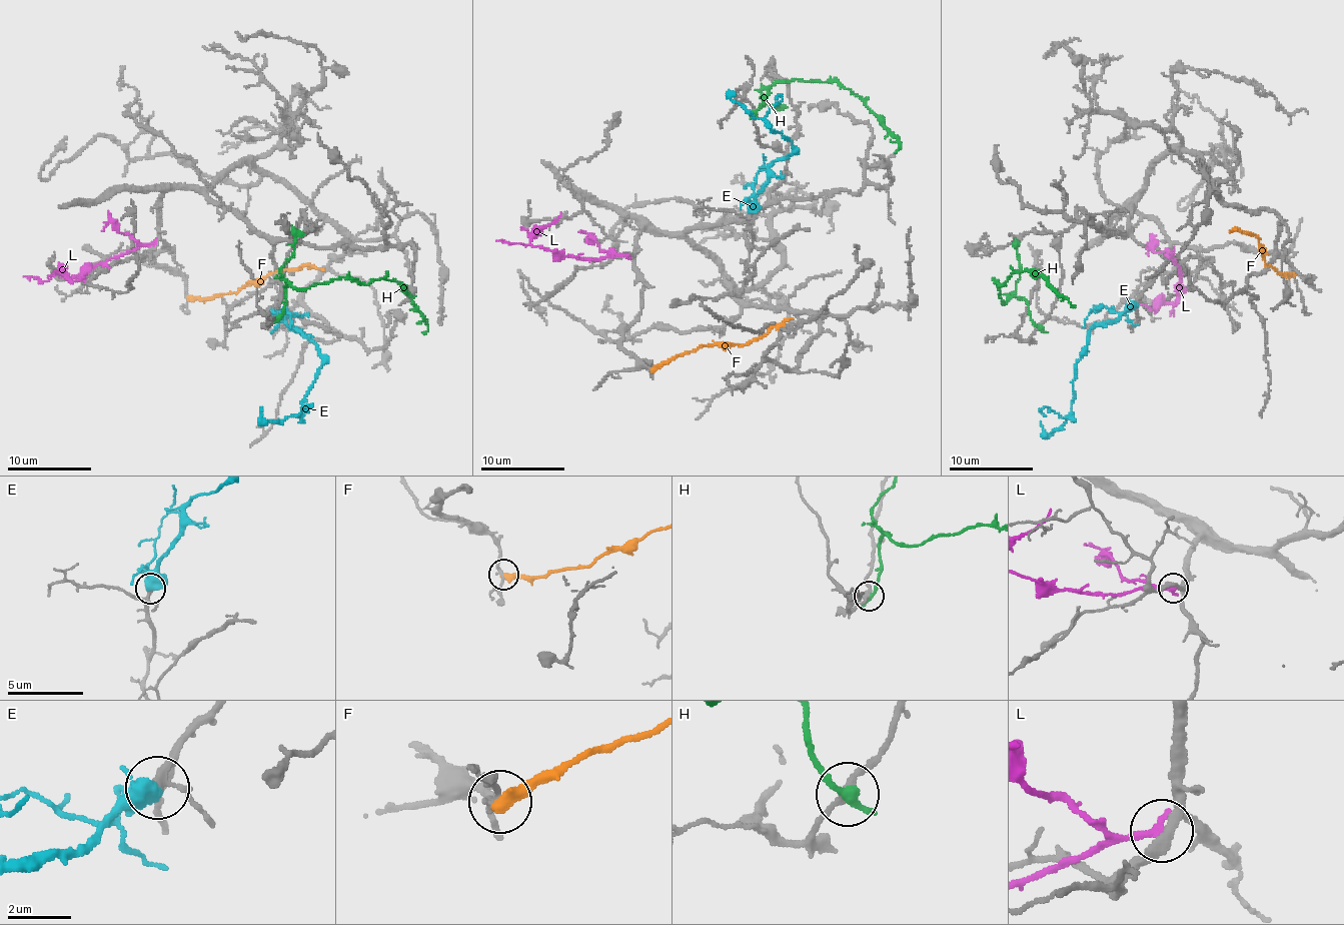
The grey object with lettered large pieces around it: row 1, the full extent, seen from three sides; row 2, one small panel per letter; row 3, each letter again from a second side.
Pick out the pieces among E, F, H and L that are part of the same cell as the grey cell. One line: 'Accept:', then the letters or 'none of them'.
Accept: E

